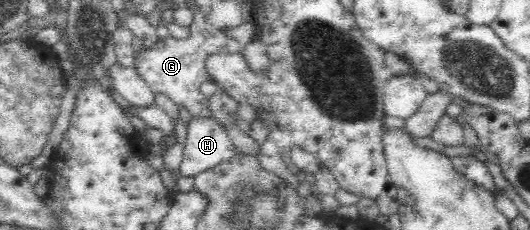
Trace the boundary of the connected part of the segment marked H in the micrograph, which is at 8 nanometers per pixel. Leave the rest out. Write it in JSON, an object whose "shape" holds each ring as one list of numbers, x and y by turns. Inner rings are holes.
{"shape":[[192,117,187,135,180,175,195,176,228,163,238,153,230,137,214,118]]}

